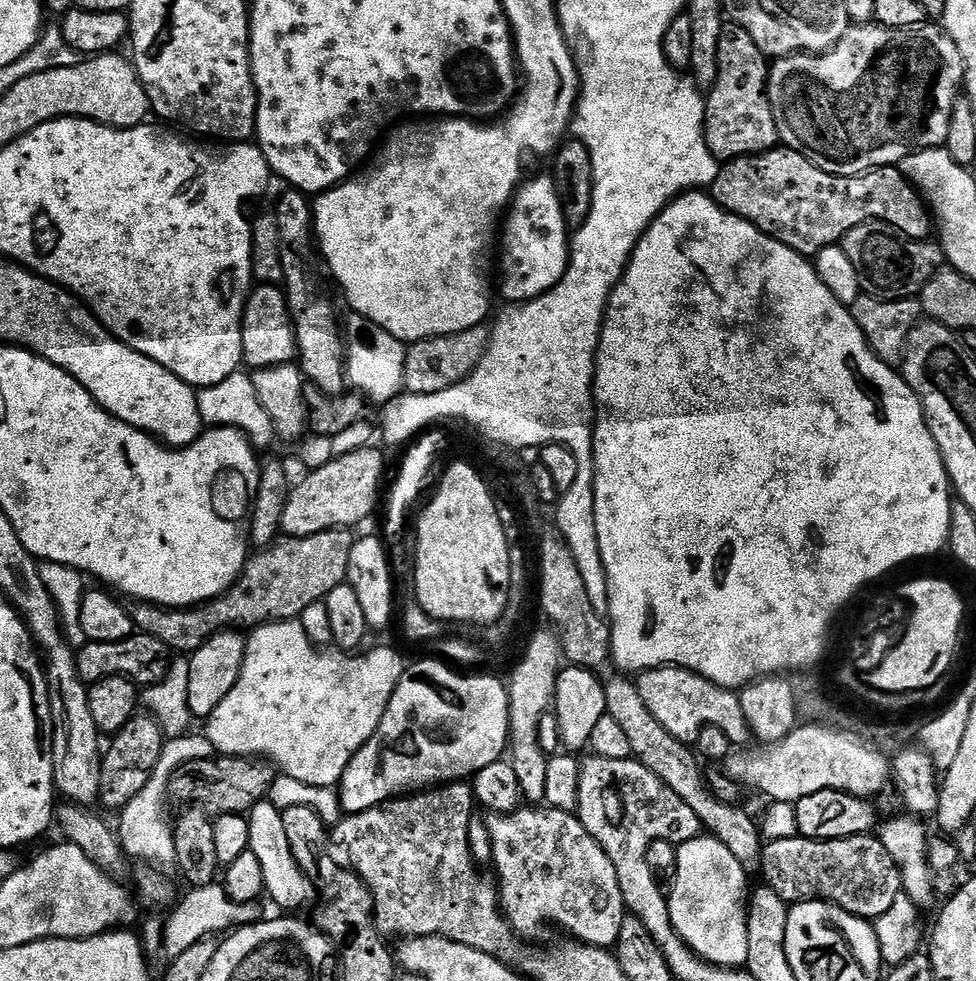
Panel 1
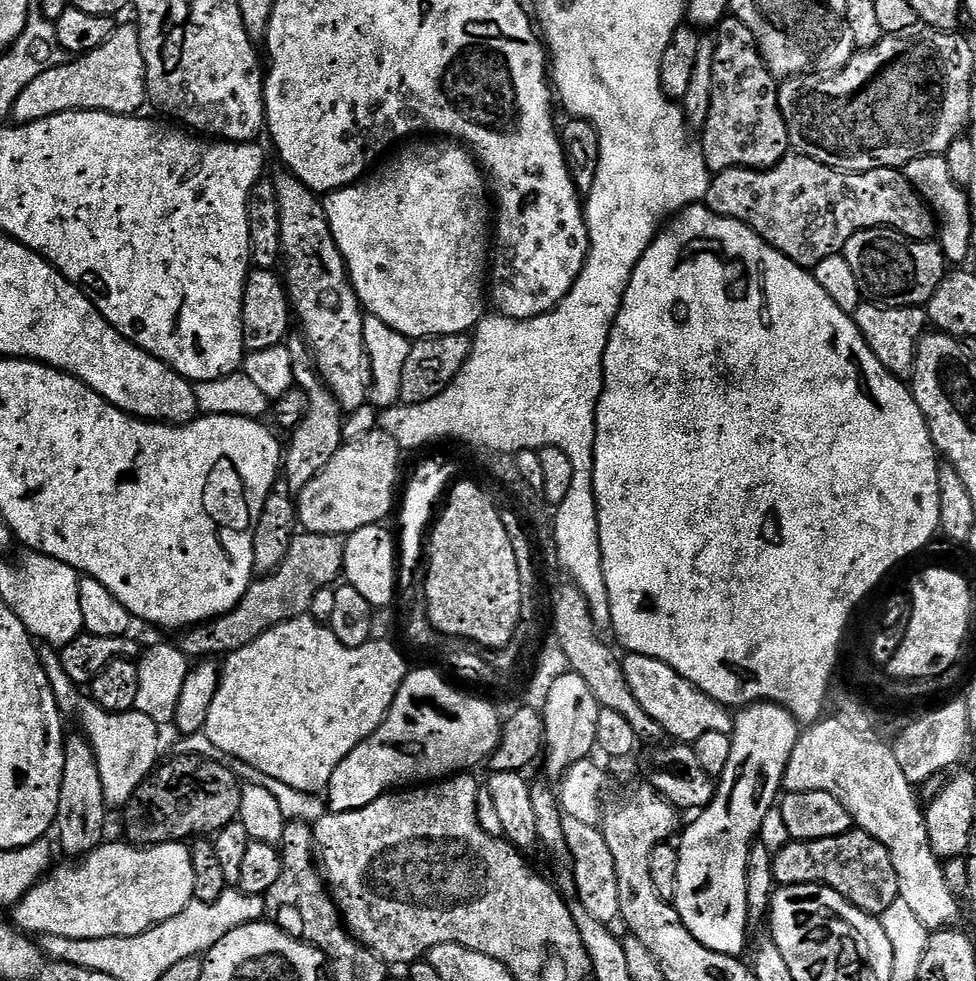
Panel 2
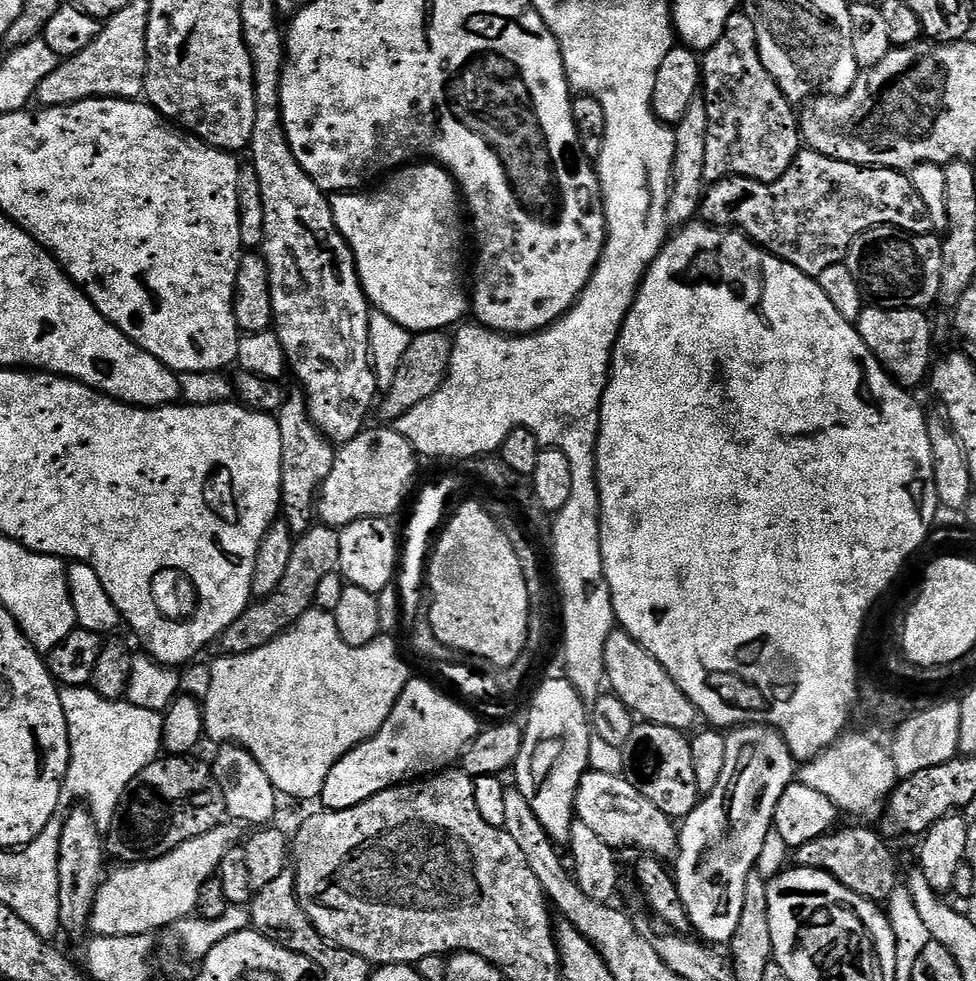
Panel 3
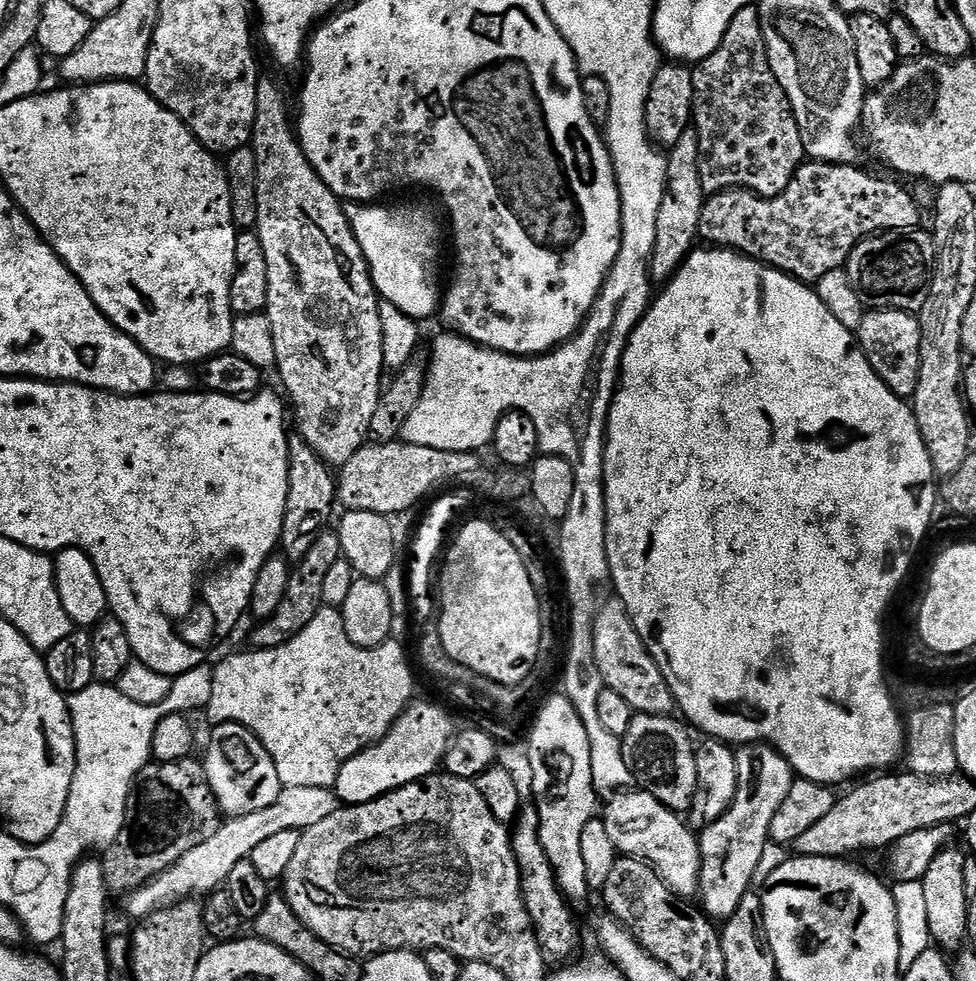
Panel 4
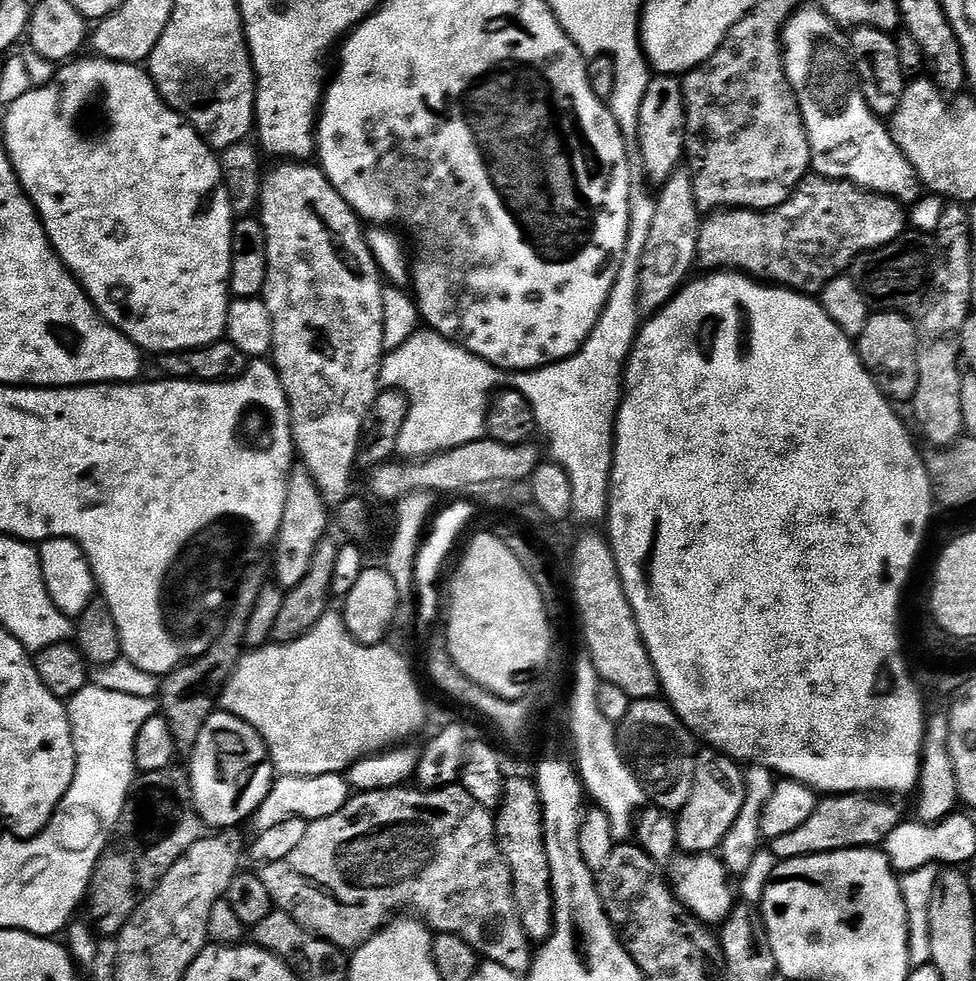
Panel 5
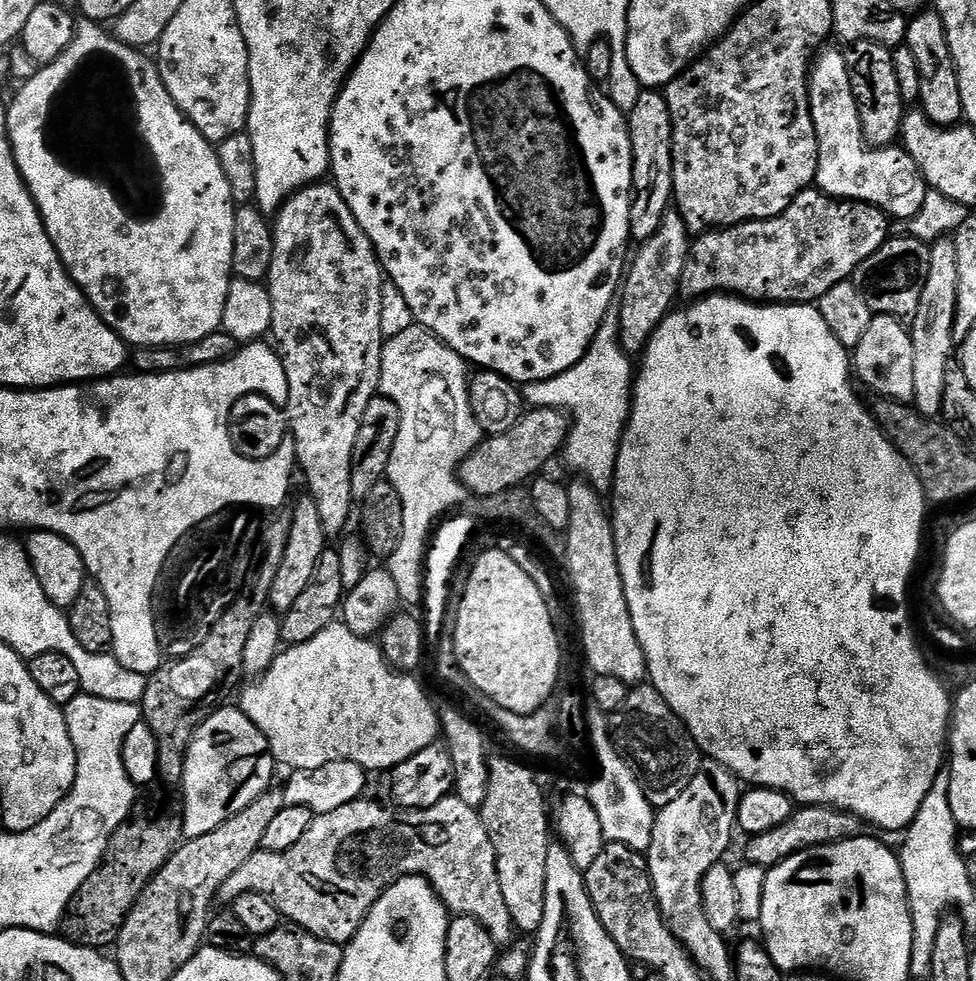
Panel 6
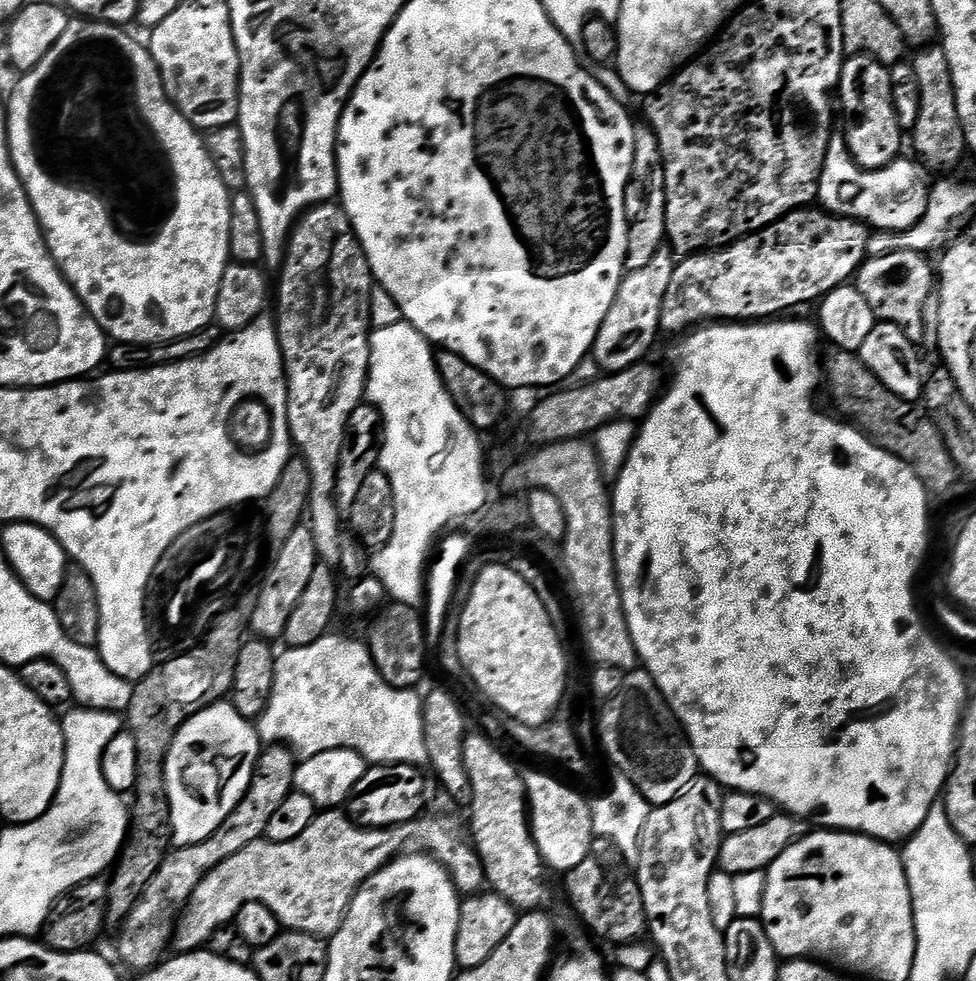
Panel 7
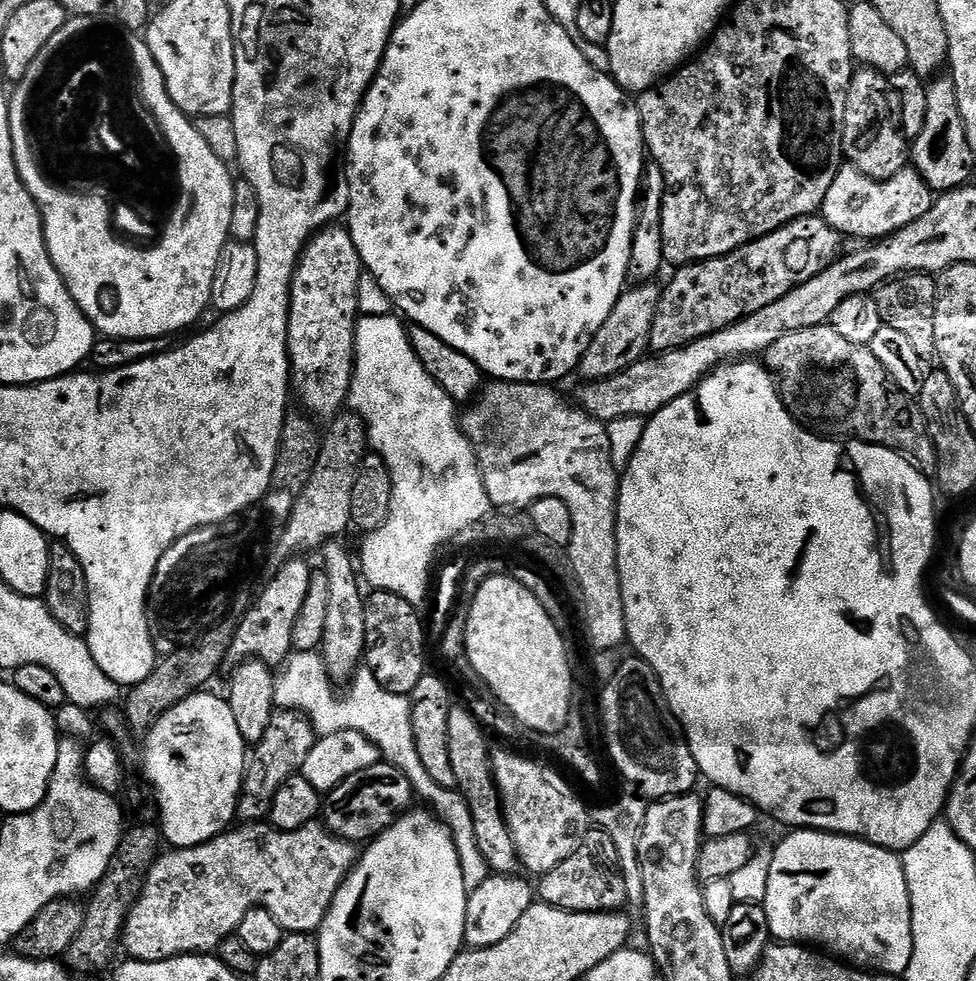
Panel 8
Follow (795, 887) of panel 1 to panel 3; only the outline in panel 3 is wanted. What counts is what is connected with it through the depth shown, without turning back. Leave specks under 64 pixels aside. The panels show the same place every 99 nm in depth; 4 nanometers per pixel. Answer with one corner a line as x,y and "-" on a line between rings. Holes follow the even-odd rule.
840,828
820,836
795,849
794,860
799,867
829,873
860,897
879,904
888,900
900,882
896,860
889,846
868,828

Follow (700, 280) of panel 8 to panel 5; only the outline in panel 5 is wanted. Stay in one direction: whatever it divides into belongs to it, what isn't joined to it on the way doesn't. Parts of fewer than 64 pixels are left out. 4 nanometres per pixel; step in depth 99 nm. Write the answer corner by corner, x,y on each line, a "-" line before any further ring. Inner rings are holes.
815,174
809,175
796,187
792,197
786,202
782,202
776,208
770,208
767,212
752,212
748,208
730,208
727,210
717,210
707,217
700,225
698,234
698,250
696,251
696,264
699,265
705,273
718,272
721,270
731,270
733,272
742,272
745,276
750,276
754,280
767,282
772,286
781,288
791,288
793,292
802,292
805,296
815,297
819,294
831,280
845,275
851,269
853,262
858,259
863,252
873,252
875,248
881,248
887,244
893,244
905,235
904,224
906,228
906,208
899,204
890,196
885,196
878,192
870,192
867,188
858,188
855,184
849,184
847,180
828,180
824,176

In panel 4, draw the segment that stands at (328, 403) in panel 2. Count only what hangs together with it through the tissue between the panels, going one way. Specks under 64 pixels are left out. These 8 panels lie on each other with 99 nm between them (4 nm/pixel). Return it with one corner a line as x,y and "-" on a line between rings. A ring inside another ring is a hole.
292,434
288,438
288,497
286,514
282,522
279,551
289,561
298,562
314,546
321,532
329,527
332,507
337,507
336,486
338,480
333,469
300,435

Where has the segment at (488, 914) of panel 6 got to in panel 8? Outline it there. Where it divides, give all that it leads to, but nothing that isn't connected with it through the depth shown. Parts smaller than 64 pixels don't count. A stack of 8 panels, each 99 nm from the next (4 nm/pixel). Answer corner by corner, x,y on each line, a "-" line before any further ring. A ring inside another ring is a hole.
248,822
237,832
225,830
213,840
207,840
204,844
199,844
193,848
178,848
175,850
161,851
152,867
148,869
148,878
144,889
140,892
140,897
132,908
128,911
128,921
124,923
124,935
122,937
122,948
128,951
127,955
133,960
145,960
146,962
158,962
159,960
169,960
175,956
190,956
193,954
212,954
219,949
220,944
227,936
233,935
237,926
246,918
246,914
251,908
261,908
270,914
274,914
274,922
284,928
285,933
306,932
315,933
319,929
320,923
326,918
326,914
334,900
334,894
340,889
340,884
348,877
357,859
358,848
351,840
344,840
340,836
334,835
324,827
323,823
313,822
302,826
293,832
283,832
273,828
268,822

